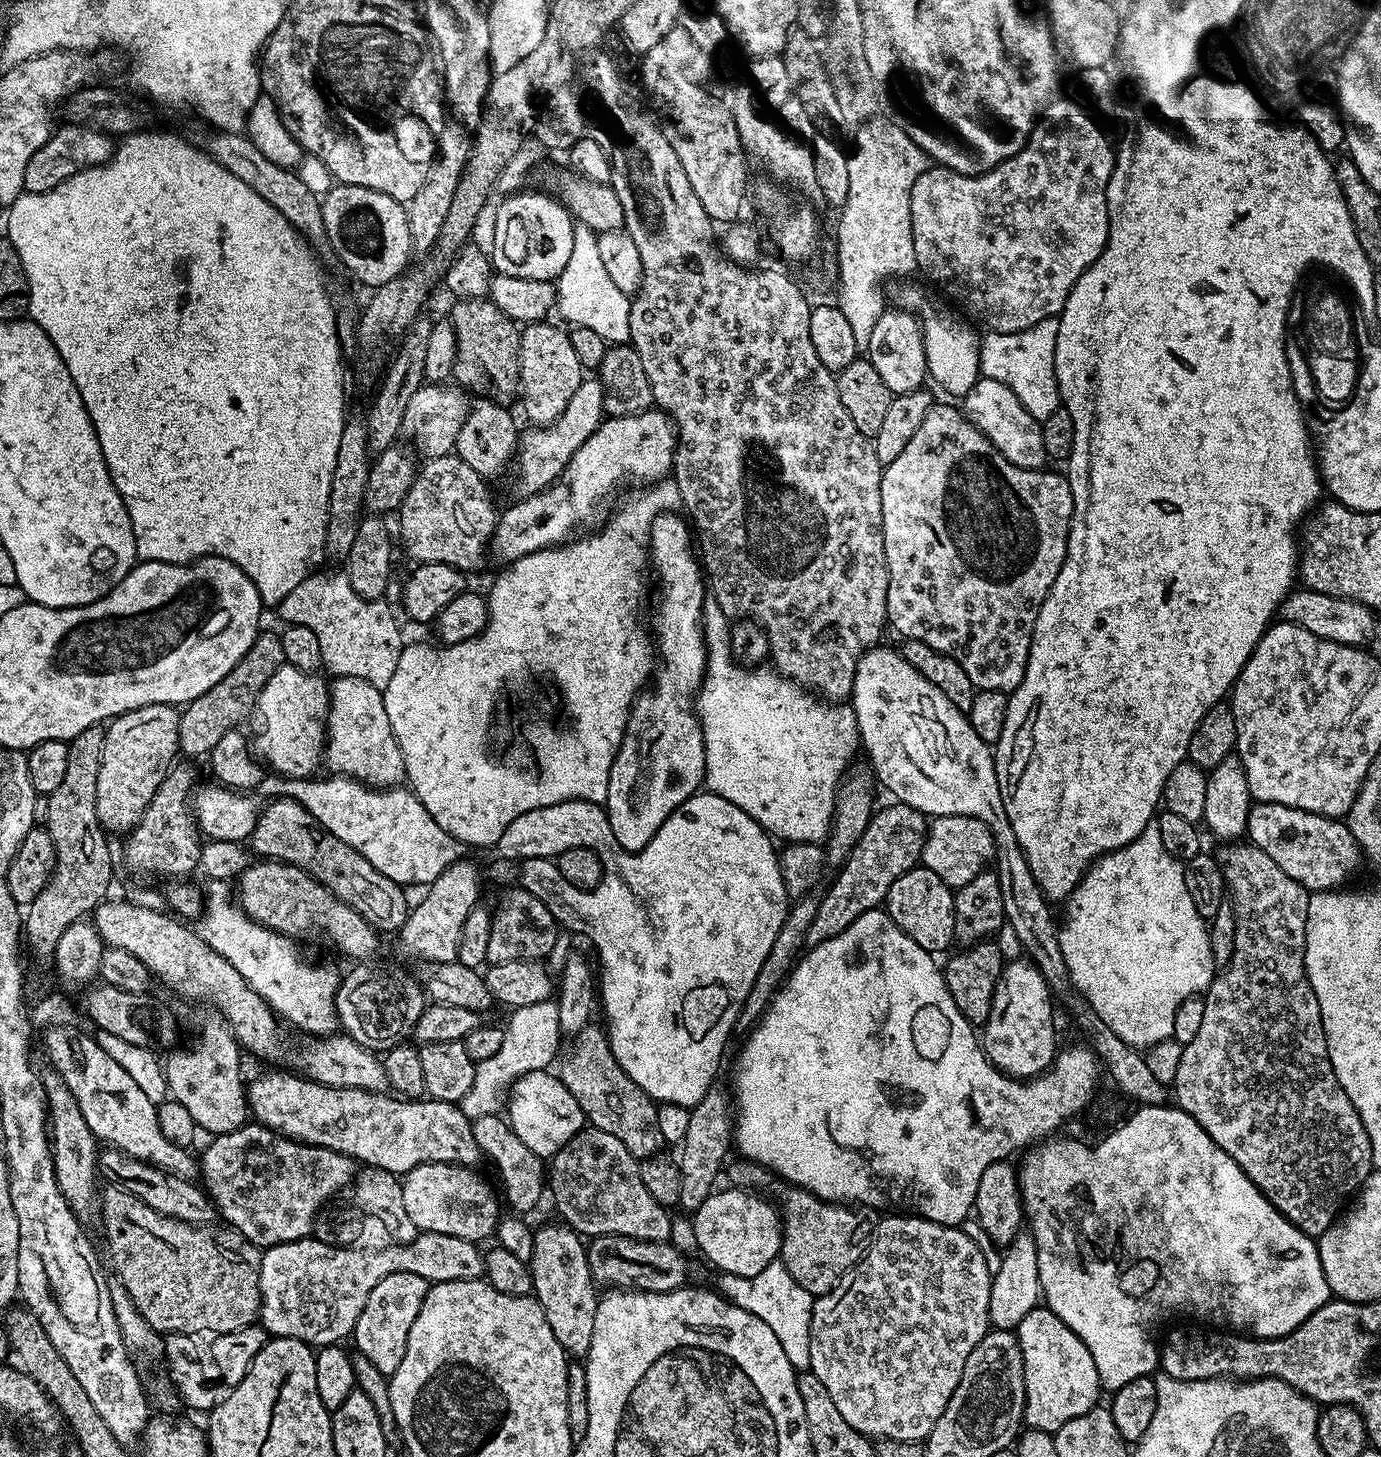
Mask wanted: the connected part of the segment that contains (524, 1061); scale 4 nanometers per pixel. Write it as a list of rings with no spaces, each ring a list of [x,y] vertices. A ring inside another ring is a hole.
[[[549,998],[528,1006],[518,1007],[509,1013],[508,1024],[505,1023],[501,1049],[491,1058],[476,1064],[477,1073],[500,1072],[504,1087],[511,1087],[513,1081],[528,1073],[547,1071],[557,1061],[561,1048],[560,1040],[564,1038],[558,1019],[556,1000]]]

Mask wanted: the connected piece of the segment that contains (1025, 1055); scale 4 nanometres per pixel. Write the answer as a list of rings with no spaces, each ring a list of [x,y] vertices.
[[[1024,958],[1005,963],[994,990],[990,1018],[982,1025],[984,1054],[1005,1076],[1031,1078],[1052,1067],[1058,1051],[1052,1000],[1053,993],[1035,964]]]

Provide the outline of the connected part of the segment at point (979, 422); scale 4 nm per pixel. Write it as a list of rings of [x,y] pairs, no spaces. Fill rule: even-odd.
[[[983,378],[977,380],[976,385],[962,398],[962,411],[964,417],[997,448],[1002,458],[1006,458],[1006,462],[1019,468],[1037,470],[1047,465],[1044,463],[1049,463],[1046,446],[1042,446],[1040,420],[1002,382]]]

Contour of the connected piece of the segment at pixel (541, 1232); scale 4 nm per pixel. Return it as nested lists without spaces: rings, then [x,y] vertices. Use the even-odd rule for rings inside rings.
[[[564,1222],[548,1224],[545,1228],[536,1228],[532,1233],[534,1250],[530,1267],[532,1269],[532,1290],[536,1301],[546,1314],[546,1322],[550,1322],[550,1330],[554,1330],[554,1338],[572,1358],[587,1357],[590,1342],[594,1342],[594,1314],[598,1299],[598,1285],[592,1279],[592,1271],[588,1265],[588,1250],[582,1236]]]

